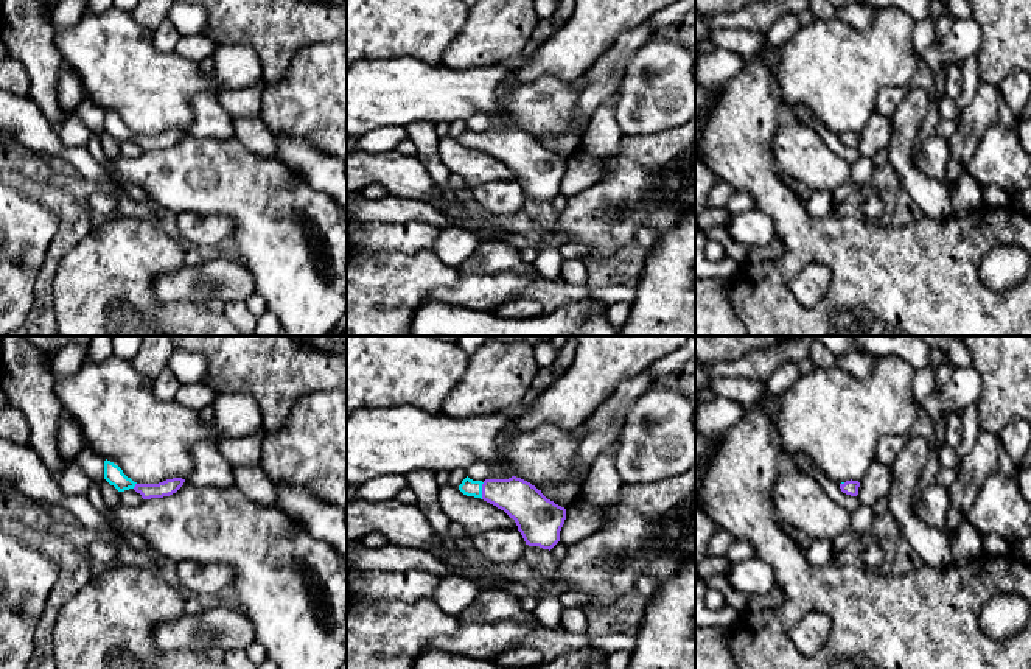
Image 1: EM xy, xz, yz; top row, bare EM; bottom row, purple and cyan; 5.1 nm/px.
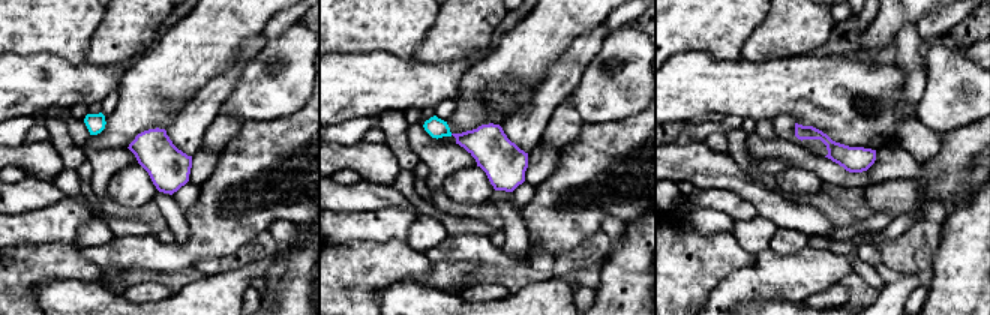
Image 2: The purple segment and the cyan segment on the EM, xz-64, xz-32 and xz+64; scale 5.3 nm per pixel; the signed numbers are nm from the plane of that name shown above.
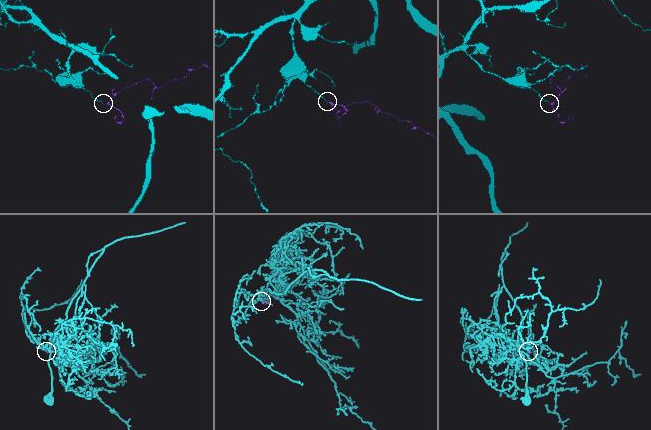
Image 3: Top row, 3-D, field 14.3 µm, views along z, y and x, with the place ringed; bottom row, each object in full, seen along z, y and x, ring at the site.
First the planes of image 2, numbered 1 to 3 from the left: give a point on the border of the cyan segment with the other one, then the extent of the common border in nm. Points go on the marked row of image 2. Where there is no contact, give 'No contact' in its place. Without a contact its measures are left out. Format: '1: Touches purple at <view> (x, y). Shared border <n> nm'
1: No contact
2: No contact
3: No contact

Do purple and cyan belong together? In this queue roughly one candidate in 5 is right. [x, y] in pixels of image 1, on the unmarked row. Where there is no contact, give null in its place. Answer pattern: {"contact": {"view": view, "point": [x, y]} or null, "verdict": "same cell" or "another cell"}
{"contact": {"view": "xz", "point": [482, 142]}, "verdict": "same cell"}

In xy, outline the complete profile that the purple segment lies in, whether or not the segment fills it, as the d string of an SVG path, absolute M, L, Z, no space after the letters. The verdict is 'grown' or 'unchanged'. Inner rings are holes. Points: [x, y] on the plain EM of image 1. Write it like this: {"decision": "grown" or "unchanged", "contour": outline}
{"decision": "grown", "contour": "M107 110L104 112L104 131L118 143L134 140L143 151L170 148L185 134L182 129L173 129L159 135L137 135L128 129L118 117Z"}

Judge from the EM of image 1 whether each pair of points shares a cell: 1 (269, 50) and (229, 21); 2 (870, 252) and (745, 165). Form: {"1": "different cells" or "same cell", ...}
{"1": "same cell", "2": "same cell"}

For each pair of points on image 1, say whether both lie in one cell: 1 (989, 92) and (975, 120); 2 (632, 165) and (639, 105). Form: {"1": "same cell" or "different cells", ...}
{"1": "same cell", "2": "different cells"}

